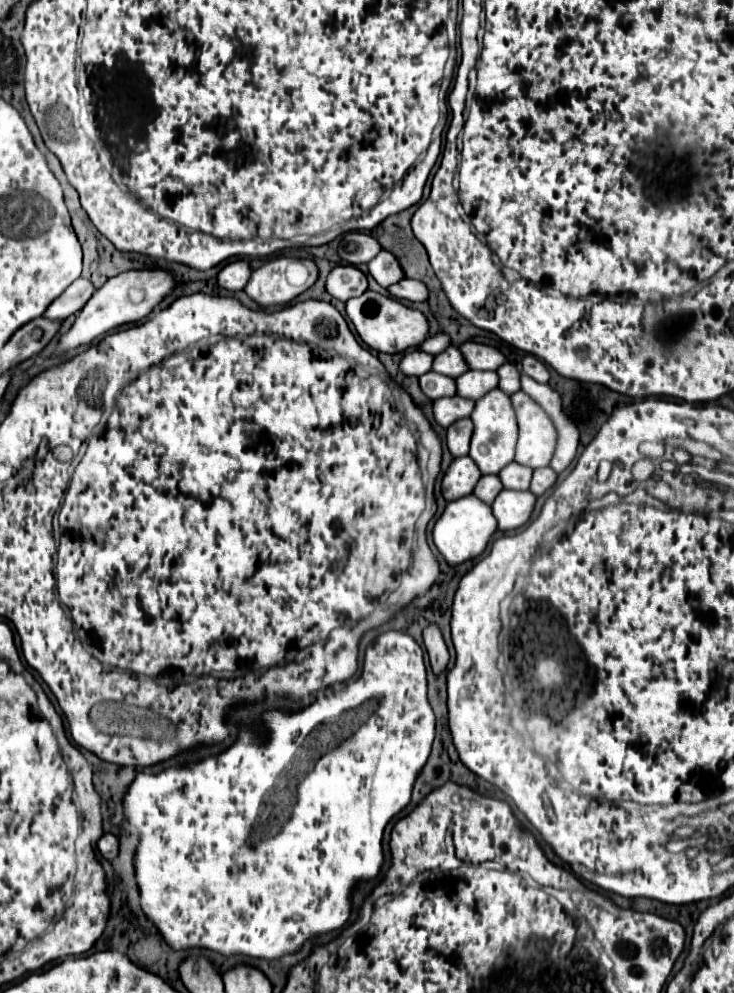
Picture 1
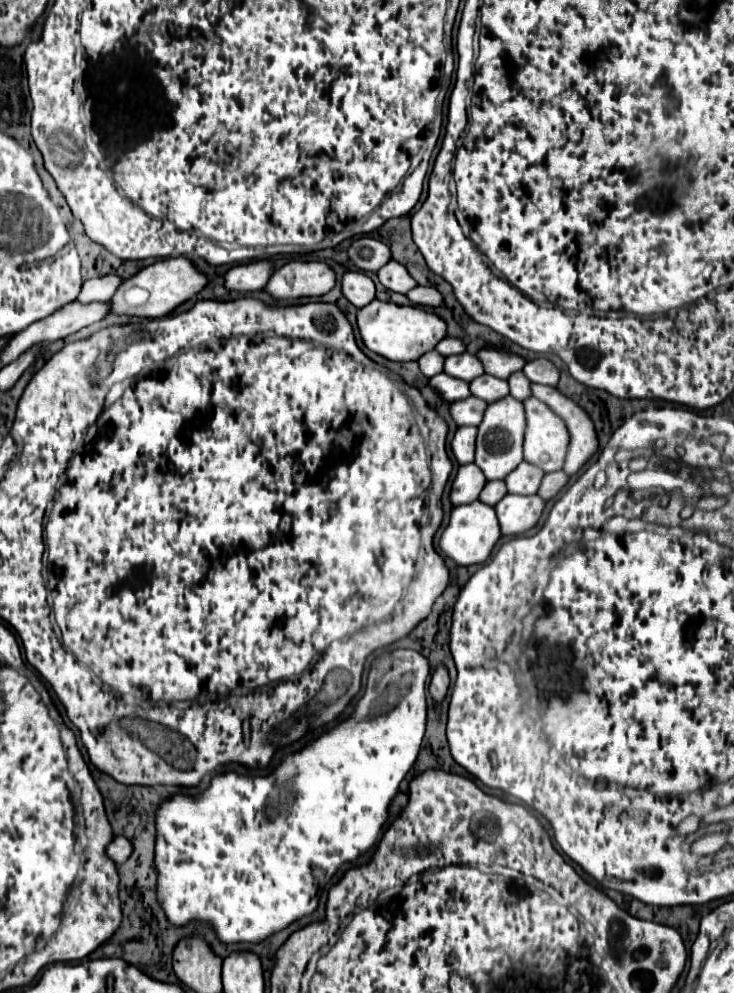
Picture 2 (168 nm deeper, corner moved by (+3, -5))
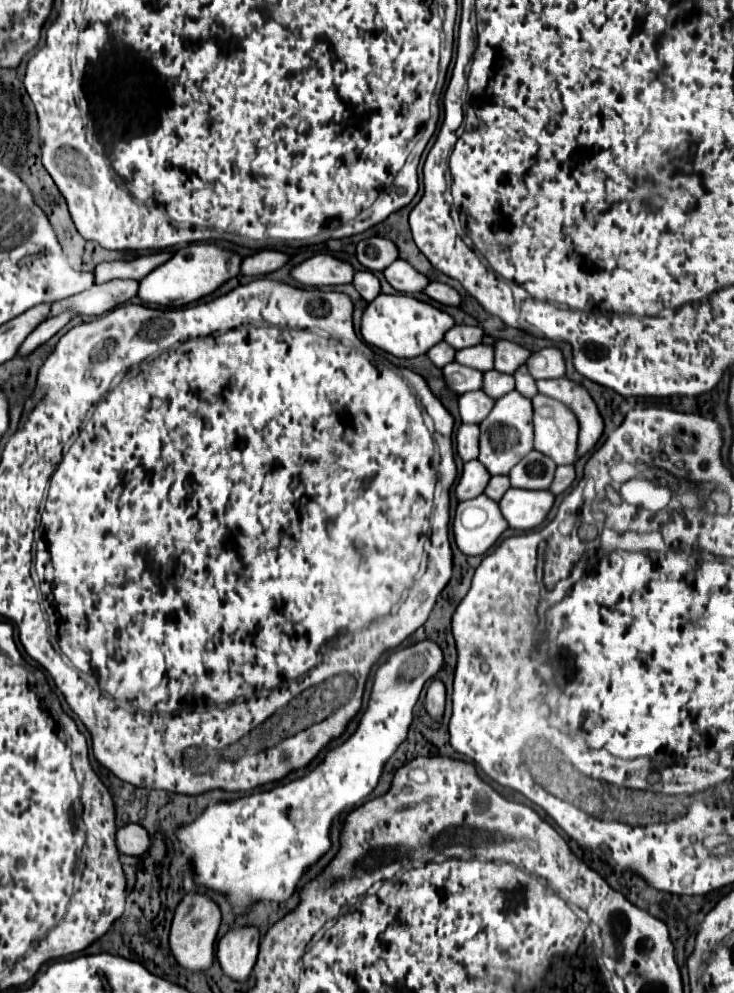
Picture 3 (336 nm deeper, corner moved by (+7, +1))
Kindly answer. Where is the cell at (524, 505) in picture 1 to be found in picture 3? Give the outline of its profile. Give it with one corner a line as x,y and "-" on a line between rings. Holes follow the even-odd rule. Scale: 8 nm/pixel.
509,488
501,498
499,506
511,528
533,530
543,524
549,510
553,508
553,502
555,496
549,490
539,492
539,490

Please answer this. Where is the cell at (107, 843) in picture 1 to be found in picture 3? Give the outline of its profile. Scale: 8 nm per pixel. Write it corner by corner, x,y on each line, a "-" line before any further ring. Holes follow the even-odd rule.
127,824
117,832
117,846
121,854
141,856
151,848
151,838
143,826

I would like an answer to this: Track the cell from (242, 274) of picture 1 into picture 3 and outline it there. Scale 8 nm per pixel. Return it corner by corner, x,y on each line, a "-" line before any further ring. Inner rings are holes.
259,250
253,256
247,256
241,264
241,274
247,276
263,276
273,270
283,268
289,262
289,256
277,250

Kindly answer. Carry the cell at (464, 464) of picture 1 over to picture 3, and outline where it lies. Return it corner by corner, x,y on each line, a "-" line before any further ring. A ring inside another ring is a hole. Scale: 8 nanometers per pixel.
479,460
465,462
463,474
461,474
459,484
455,488
455,494
457,494
459,500
477,498
479,494
483,494
483,490
487,488
489,480
491,480
491,474
487,472
487,468

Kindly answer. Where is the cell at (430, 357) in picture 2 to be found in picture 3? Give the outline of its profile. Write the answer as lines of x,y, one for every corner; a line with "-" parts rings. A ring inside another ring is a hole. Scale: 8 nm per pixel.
439,342
439,344
435,344
429,352
427,352
427,356
431,358
431,362
437,366
437,368
443,368
445,364
449,364
449,362
453,362
455,360
455,348
453,346
449,346
447,342

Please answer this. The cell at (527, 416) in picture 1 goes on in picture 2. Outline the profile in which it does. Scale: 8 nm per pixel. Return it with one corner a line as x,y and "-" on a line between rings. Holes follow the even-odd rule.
535,398
523,400
523,406
527,420
523,442
525,462
539,466
543,472
561,470
569,440
563,420

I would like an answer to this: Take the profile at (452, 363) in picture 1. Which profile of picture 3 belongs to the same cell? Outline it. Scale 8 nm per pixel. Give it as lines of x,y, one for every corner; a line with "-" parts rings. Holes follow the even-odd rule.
477,344
477,346
471,346
471,348
457,350
455,360
459,364
477,368
481,372
493,370
493,346
489,346
489,344

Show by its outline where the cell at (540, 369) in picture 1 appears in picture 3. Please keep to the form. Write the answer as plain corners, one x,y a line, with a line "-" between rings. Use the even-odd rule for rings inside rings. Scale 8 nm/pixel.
555,346
543,348
527,360
527,368
535,380
539,378
561,378
565,376
565,358
563,352

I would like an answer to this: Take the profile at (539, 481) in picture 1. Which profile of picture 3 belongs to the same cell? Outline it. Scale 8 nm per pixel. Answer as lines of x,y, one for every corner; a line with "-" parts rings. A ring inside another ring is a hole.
557,466
557,472
555,472
555,480
551,484
551,492
557,496
561,492
565,492
575,480
575,468
573,466

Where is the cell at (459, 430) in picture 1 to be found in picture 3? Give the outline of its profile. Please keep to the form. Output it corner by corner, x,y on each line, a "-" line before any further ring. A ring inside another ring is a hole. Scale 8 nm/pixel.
461,424
457,430
457,452
467,460
475,460
479,456
479,426
477,424

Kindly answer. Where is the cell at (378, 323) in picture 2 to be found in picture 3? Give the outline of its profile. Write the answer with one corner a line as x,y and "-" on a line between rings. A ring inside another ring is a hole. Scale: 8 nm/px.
379,294
363,312
361,334
367,344
377,346
397,358
415,358
427,354
429,348
445,338
445,332
455,326
453,316
439,308
421,302
407,294

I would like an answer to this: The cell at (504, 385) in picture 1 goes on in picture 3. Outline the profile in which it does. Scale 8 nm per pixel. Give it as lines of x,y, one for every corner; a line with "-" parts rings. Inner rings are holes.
521,366
513,376
515,376
515,382
517,382
517,386
515,386
515,390
517,390
517,392
521,392
521,394
523,394
523,396
527,396
527,398
533,398
533,396
537,394
535,378
529,374
527,366

